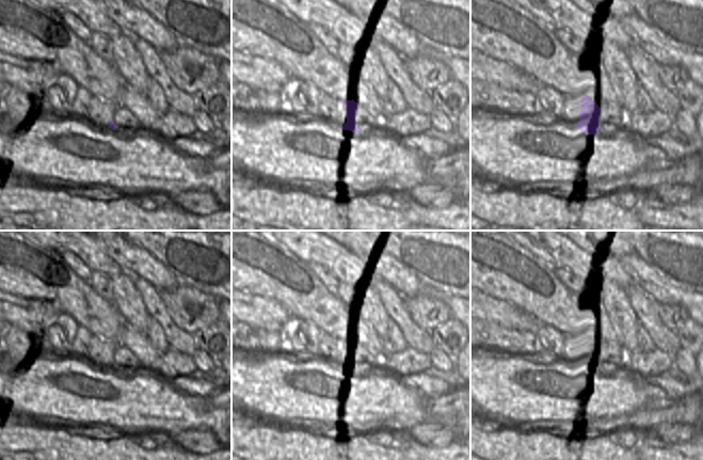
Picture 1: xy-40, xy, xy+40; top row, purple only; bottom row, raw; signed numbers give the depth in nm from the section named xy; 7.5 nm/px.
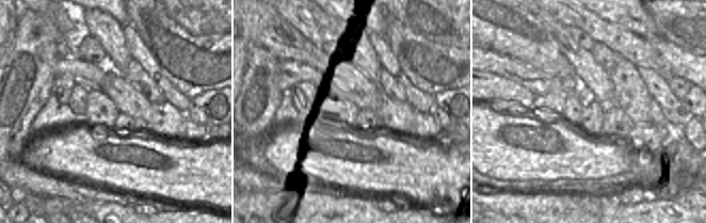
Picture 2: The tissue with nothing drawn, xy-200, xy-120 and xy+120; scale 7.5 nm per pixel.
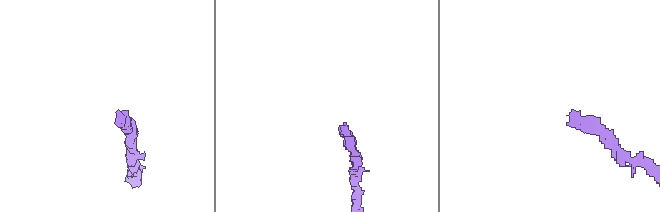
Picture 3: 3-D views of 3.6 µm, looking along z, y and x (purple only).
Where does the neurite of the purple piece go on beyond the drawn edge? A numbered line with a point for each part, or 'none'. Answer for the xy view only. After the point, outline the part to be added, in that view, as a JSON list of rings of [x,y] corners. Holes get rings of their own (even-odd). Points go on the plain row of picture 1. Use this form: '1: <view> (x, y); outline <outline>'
1: xy (339, 357); outline [[[337,340],[336,349],[333,355],[329,359],[329,362],[339,367],[342,367],[342,365],[347,362],[347,345],[342,340]]]

